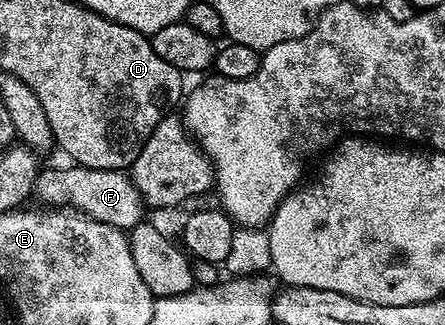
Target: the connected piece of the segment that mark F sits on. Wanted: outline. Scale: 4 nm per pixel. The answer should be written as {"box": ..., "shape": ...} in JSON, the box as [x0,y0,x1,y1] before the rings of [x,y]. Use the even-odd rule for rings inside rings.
{"box":[34,166,145,230],"shape":[[[67,166],[71,168],[47,168],[40,167],[39,174],[35,179],[34,199],[43,206],[54,206],[57,208],[74,208],[77,212],[85,212],[89,218],[97,222],[105,222],[114,228],[130,230],[138,224],[144,223],[145,205],[132,182],[130,175],[123,170],[93,170],[92,168],[80,168],[78,166]]]}

